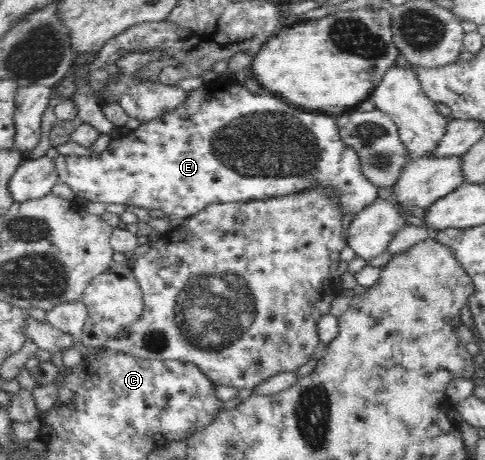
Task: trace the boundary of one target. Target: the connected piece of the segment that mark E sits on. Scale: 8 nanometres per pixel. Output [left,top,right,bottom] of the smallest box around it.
[53,77,379,220]

